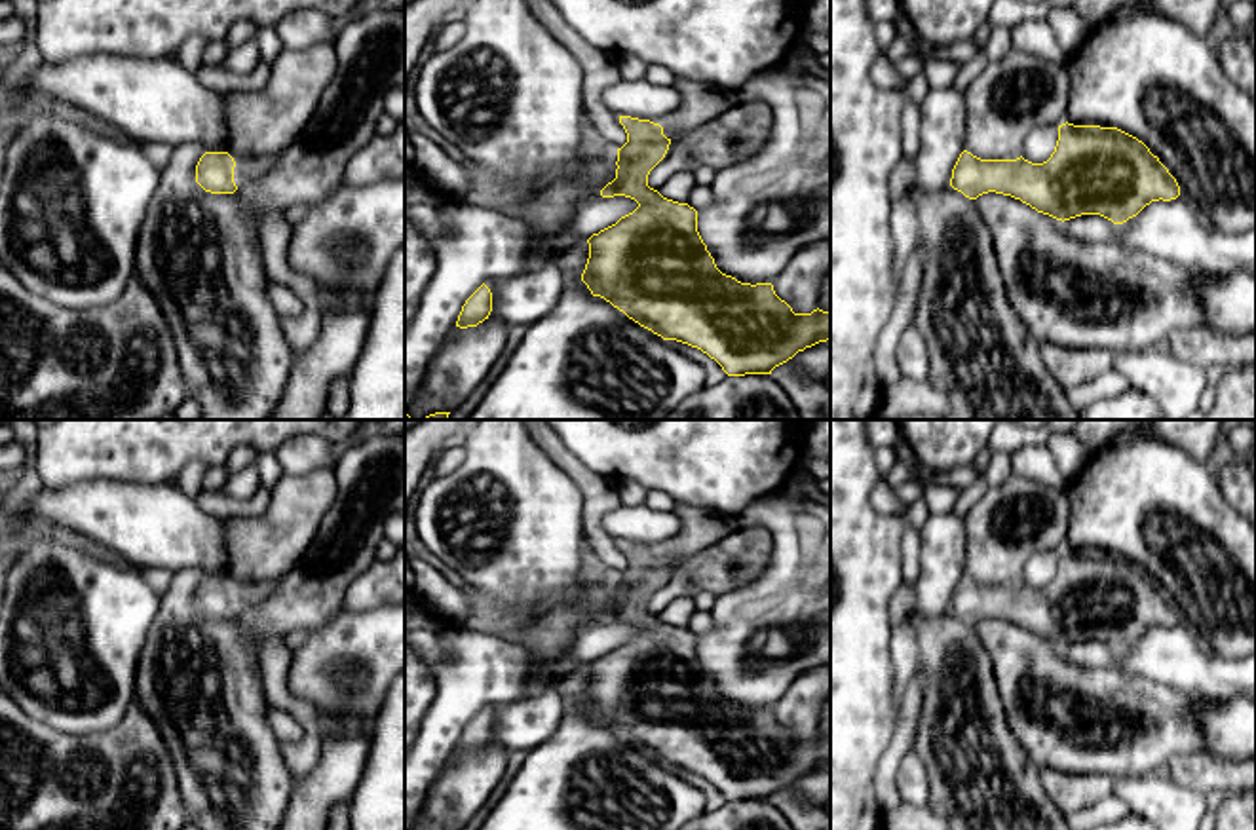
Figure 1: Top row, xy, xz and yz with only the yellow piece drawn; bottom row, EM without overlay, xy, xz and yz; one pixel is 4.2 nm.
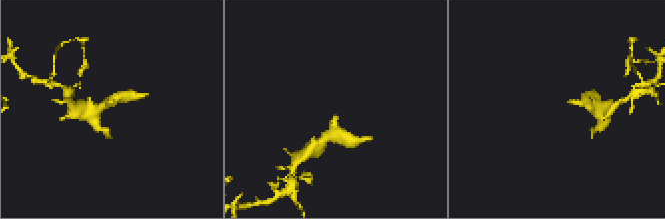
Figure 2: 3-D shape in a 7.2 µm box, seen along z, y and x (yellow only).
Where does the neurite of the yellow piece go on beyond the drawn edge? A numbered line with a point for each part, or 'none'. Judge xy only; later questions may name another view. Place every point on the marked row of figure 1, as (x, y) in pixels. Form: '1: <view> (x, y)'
1: xy (247, 171)

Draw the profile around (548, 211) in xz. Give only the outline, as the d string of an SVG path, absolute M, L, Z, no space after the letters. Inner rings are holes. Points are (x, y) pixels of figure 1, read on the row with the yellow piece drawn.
M595 144L583 156L581 165L540 190L515 196L513 203L502 209L509 218L526 224L534 237L528 268L555 262L545 241L562 236L580 207L600 196L600 190L616 179L618 150Z

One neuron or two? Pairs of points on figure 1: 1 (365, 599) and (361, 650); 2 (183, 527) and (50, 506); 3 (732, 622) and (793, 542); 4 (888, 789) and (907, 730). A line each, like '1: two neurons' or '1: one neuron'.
1: two neurons
2: one neuron
3: one neuron
4: one neuron

